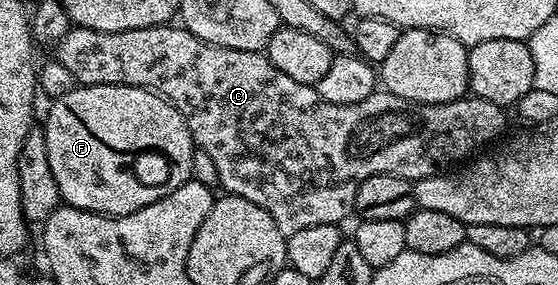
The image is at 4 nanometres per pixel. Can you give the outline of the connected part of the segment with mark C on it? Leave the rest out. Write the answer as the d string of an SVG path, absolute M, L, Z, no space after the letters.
M166 24L164 26L148 26L147 28L131 28L123 32L99 32L91 28L73 26L67 32L67 36L63 36L55 43L55 51L57 50L55 60L59 64L63 64L63 68L67 68L67 72L71 72L71 76L75 76L77 83L82 86L138 86L144 90L151 90L155 94L160 94L161 97L167 99L183 116L196 149L207 152L207 156L211 156L215 169L219 172L220 189L223 188L222 191L225 194L243 196L243 200L251 200L251 204L259 204L259 208L263 208L263 212L267 212L267 216L271 216L271 220L275 220L275 224L279 224L279 232L283 232L287 236L301 231L302 228L312 228L314 224L344 223L344 218L349 213L351 215L354 213L355 196L359 192L359 184L363 184L363 180L380 174L394 174L410 180L440 174L446 168L452 167L454 164L476 155L482 148L488 147L490 145L488 142L492 138L499 137L501 129L505 126L506 111L502 107L491 104L491 100L472 96L456 98L447 104L427 104L426 102L412 102L406 98L400 98L381 88L371 96L367 96L367 100L359 100L359 104L347 104L346 106L331 104L319 96L316 86L299 84L299 80L291 80L291 76L279 72L279 68L275 68L275 64L271 64L271 60L264 53L256 50L236 50L226 46L210 46L208 42L199 40L187 29L172 30L173 28L172 25Z

